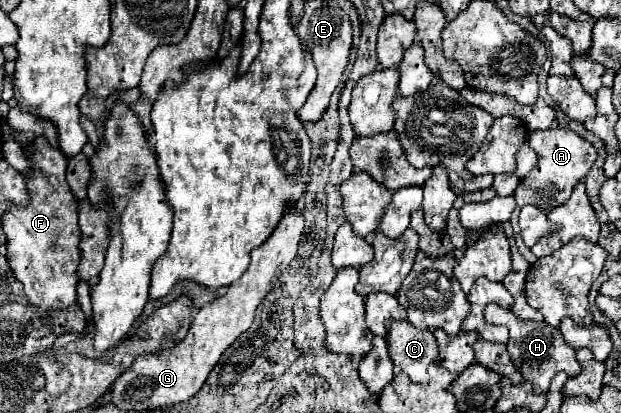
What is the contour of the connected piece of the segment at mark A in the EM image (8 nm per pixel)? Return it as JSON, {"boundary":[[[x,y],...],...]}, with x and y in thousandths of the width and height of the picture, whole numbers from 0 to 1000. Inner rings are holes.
{"boundary":[[[894,308],[894,312],[871,312],[871,317],[855,317],[852,322],[852,351],[855,361],[865,370],[865,400],[836,438],[836,453],[829,458],[829,482],[833,482],[833,501],[821,528],[828,559],[829,593],[836,603],[836,613],[858,642],[865,632],[865,622],[855,613],[852,598],[842,593],[837,574],[837,550],[834,542],[839,501],[855,492],[874,506],[890,506],[903,492],[910,492],[910,482],[916,482],[923,453],[948,419],[948,409],[955,404],[955,395],[961,390],[961,361],[942,341],[939,332],[932,332],[926,317],[919,312],[907,312],[907,308]]]}

